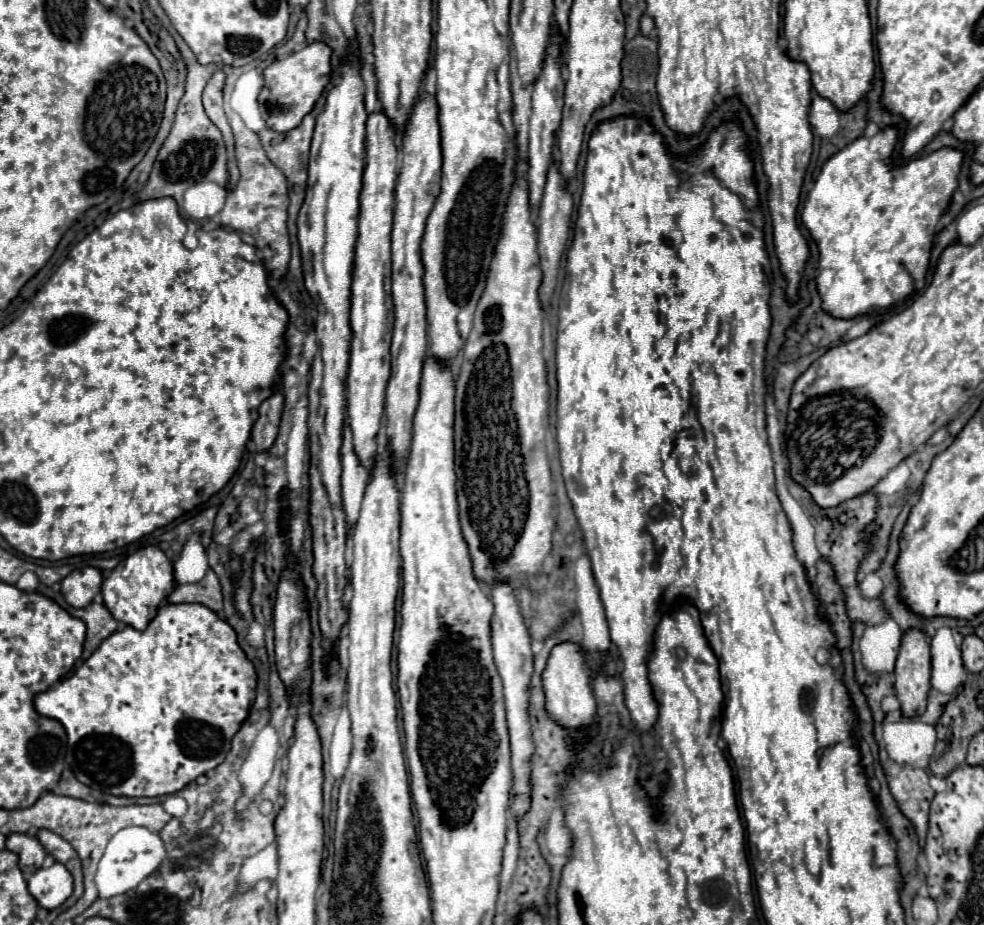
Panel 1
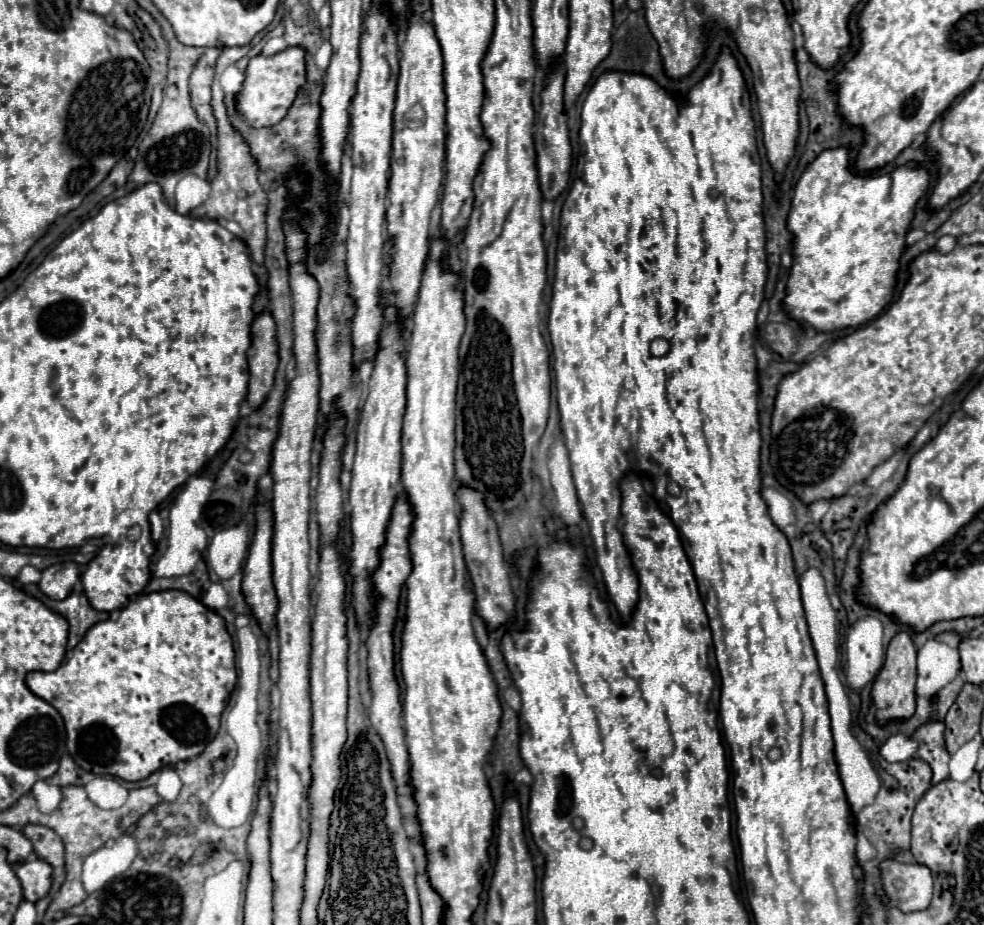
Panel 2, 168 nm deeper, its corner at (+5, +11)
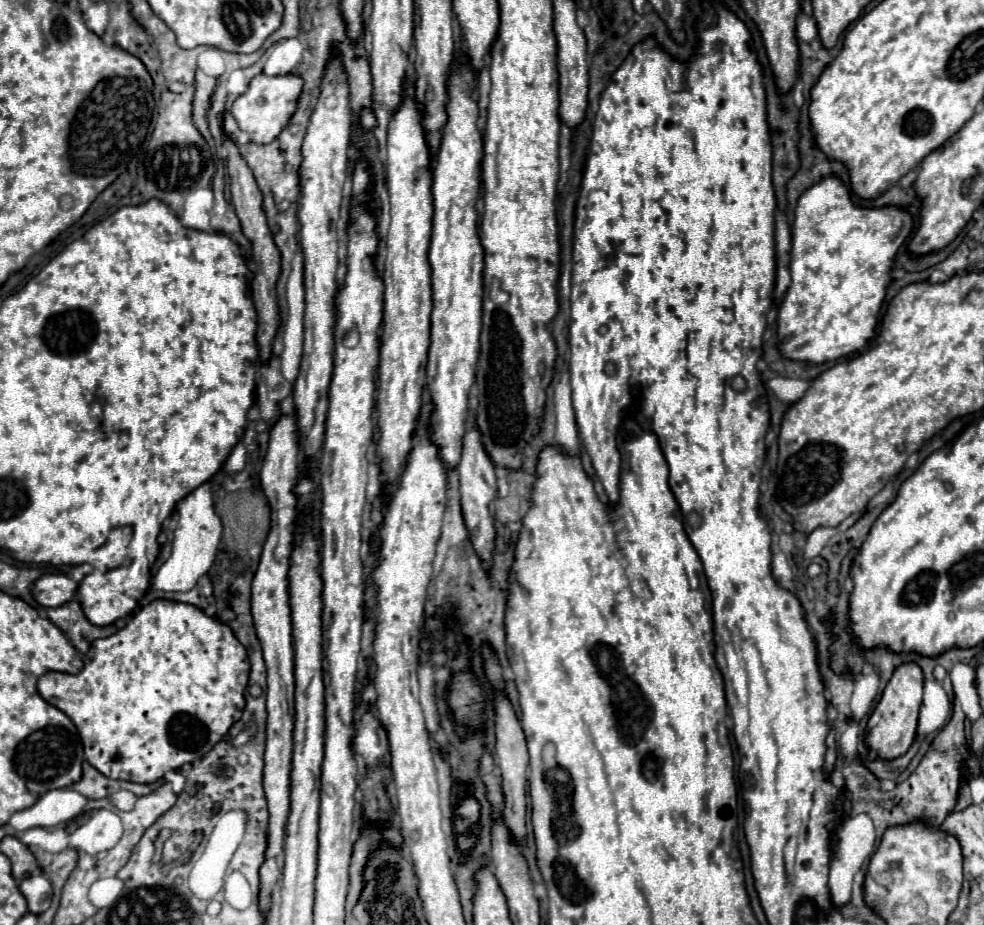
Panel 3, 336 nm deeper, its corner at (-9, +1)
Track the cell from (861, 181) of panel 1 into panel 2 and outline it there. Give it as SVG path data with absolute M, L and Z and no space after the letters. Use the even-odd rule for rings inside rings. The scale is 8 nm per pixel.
M846 147L822 151L796 183L788 229L796 237L794 265L788 279L784 309L792 319L810 325L816 331L838 331L872 321L894 297L900 257L906 251L906 233L910 231L916 203L930 187L930 171L916 161L896 167L884 175L858 175L850 169L850 151Z

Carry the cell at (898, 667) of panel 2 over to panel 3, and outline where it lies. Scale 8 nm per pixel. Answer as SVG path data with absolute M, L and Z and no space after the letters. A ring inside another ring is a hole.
M904 663L900 665L888 685L884 687L884 693L874 707L868 725L866 725L866 745L876 751L880 759L896 759L908 751L908 747L914 743L916 737L916 723L918 723L918 709L922 703L922 669L916 663Z

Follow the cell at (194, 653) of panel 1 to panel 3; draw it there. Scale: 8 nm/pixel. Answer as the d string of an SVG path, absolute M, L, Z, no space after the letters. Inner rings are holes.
M154 599L152 603L140 607L124 629L116 631L114 635L110 635L106 639L96 639L96 643L92 643L90 651L84 655L84 667L80 673L76 673L76 675L60 673L60 671L44 673L38 679L38 693L74 721L76 729L80 731L86 761L92 763L102 775L108 775L110 779L132 781L132 783L154 783L160 777L164 777L164 773L174 771L174 769L182 767L184 763L192 763L192 761L198 761L200 757L204 757L224 737L224 731L228 731L228 727L232 727L232 723L236 723L236 719L240 719L242 709L244 709L244 687L248 685L248 671L250 671L250 667L248 667L246 649L240 645L240 641L234 637L234 633L228 631L228 627L224 627L224 623L220 623L214 617L204 615L204 611L200 611L198 607L192 607L188 603Z

